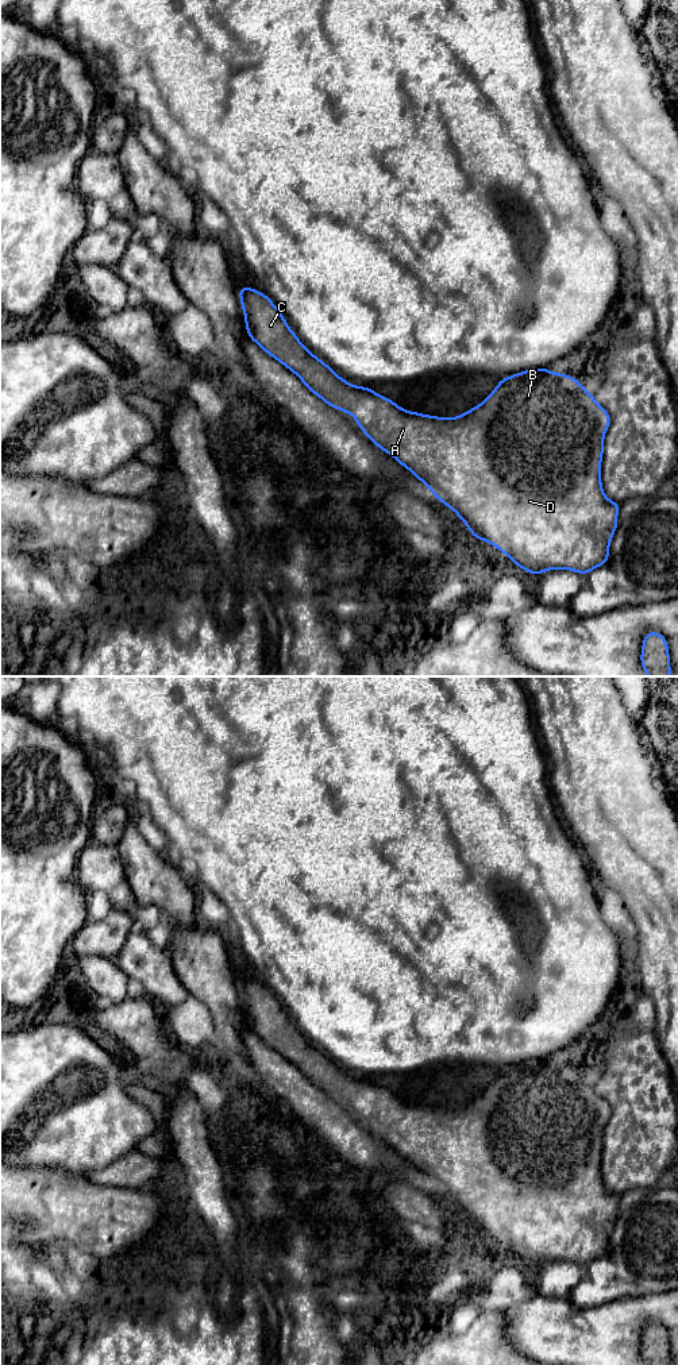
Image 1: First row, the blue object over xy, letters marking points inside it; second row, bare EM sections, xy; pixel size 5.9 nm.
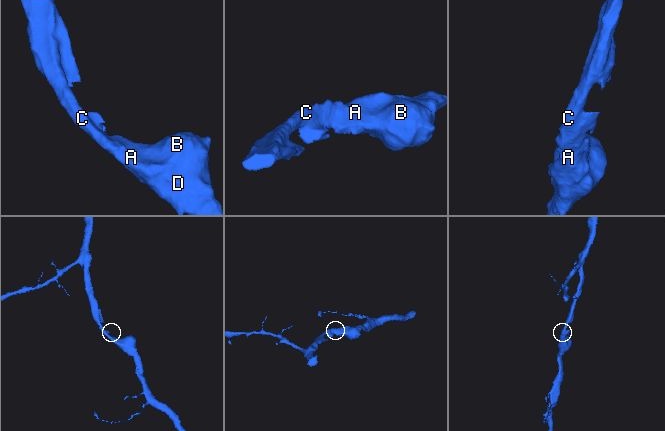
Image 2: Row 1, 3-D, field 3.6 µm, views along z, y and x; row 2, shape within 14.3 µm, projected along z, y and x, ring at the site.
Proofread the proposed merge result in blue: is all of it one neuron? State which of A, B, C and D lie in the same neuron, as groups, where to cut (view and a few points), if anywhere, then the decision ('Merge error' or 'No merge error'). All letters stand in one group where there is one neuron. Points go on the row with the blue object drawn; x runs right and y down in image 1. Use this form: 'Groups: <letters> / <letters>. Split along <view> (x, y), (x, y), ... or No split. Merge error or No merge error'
Groups: A B C D. No split. No merge error

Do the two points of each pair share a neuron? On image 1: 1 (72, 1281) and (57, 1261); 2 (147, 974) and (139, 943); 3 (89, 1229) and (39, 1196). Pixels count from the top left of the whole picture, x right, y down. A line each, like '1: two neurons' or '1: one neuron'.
1: one neuron
2: one neuron
3: one neuron

